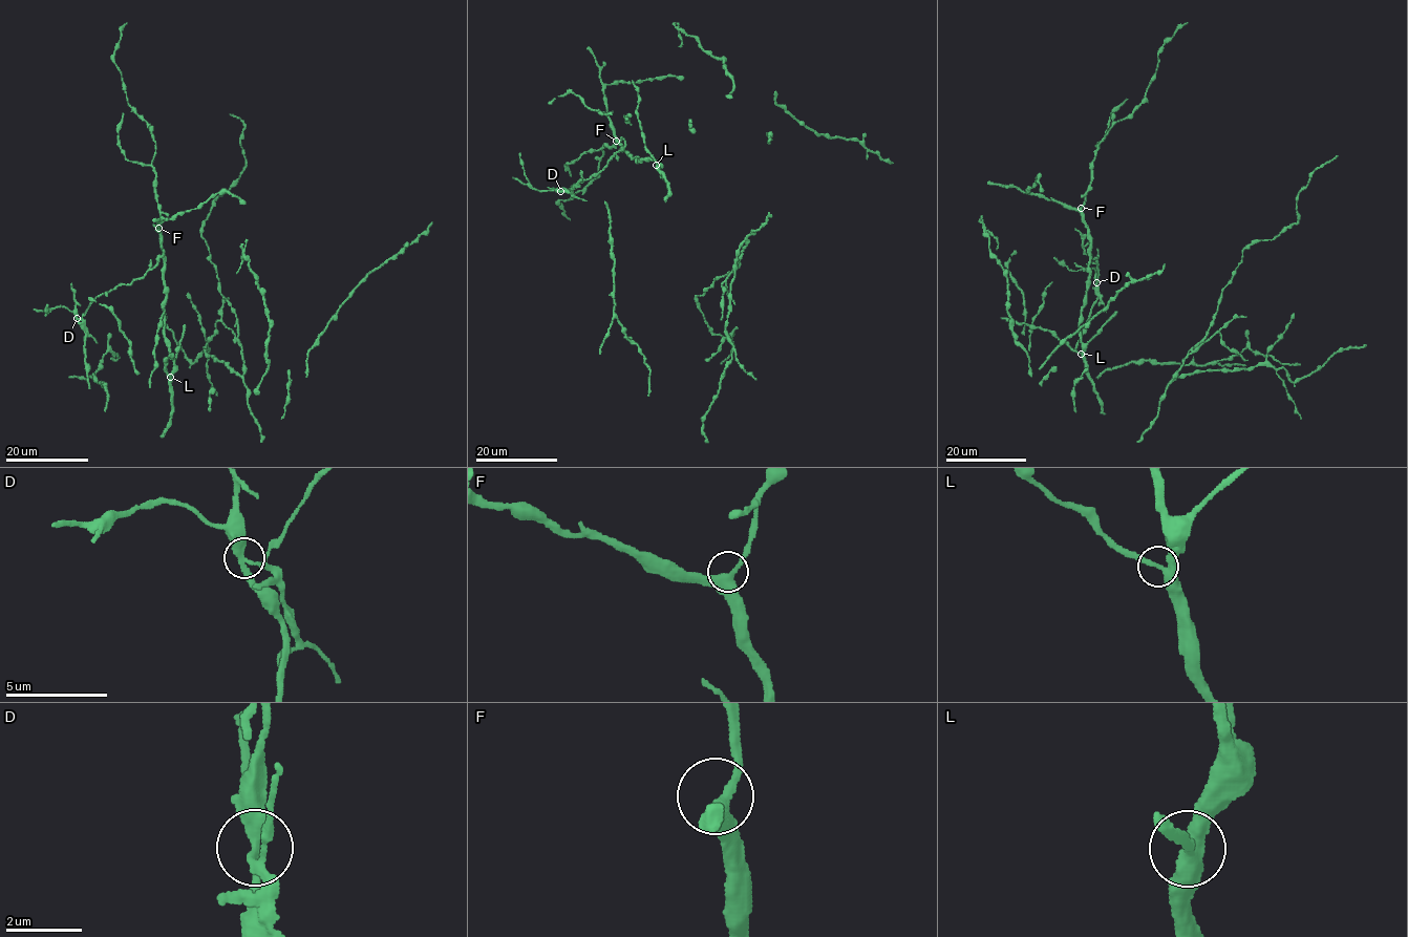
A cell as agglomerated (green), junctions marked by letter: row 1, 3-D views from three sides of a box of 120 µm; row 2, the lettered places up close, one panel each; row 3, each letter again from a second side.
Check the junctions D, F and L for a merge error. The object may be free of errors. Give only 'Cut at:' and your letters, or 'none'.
Cut at: D

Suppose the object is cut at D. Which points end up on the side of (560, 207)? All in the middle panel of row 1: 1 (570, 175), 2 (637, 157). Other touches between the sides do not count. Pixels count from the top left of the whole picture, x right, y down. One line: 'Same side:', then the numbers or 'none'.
Same side: 1, 2

